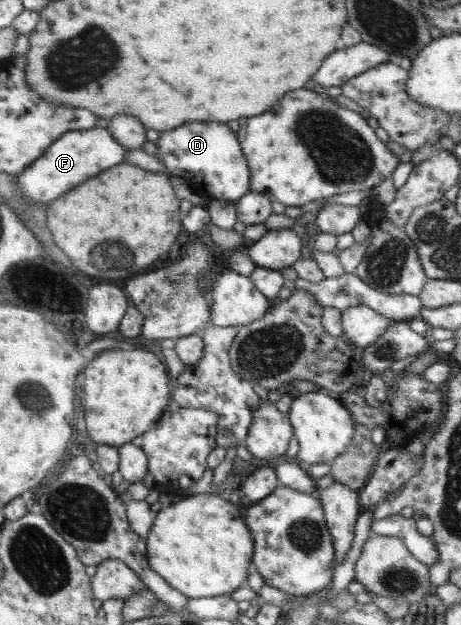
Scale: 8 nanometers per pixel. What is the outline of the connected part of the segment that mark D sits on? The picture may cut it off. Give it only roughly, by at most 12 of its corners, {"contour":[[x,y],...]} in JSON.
{"contour":[[226,123],[161,132],[154,156],[201,196],[251,191]]}

